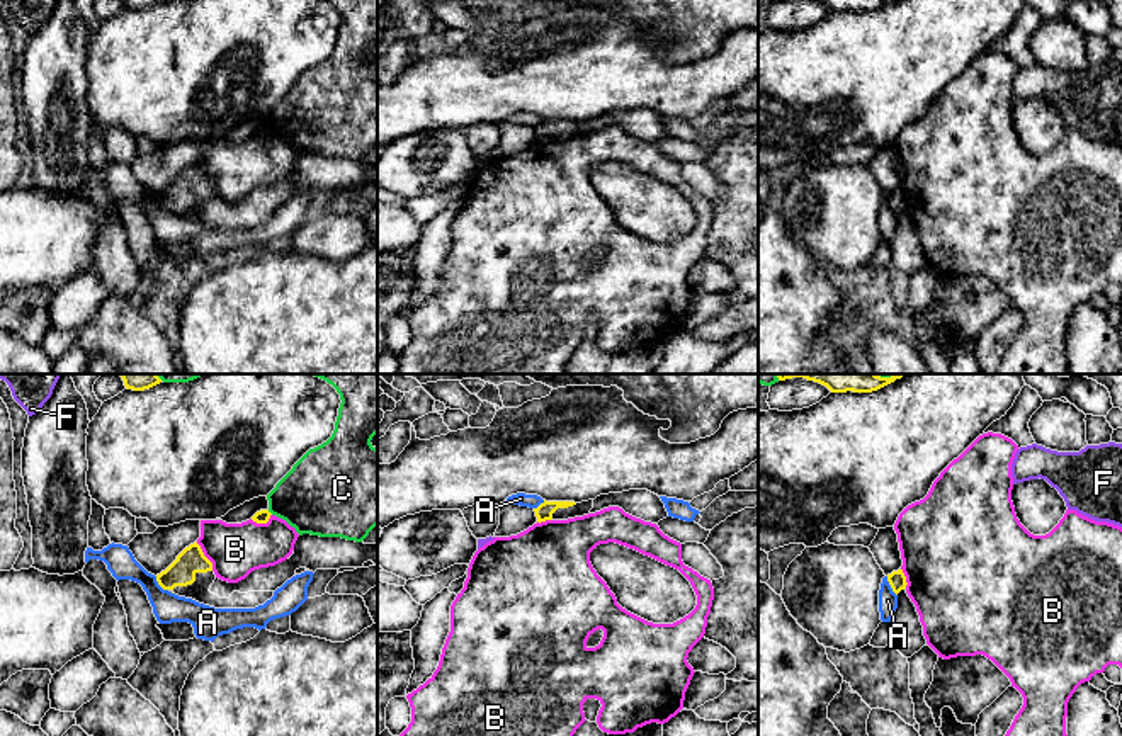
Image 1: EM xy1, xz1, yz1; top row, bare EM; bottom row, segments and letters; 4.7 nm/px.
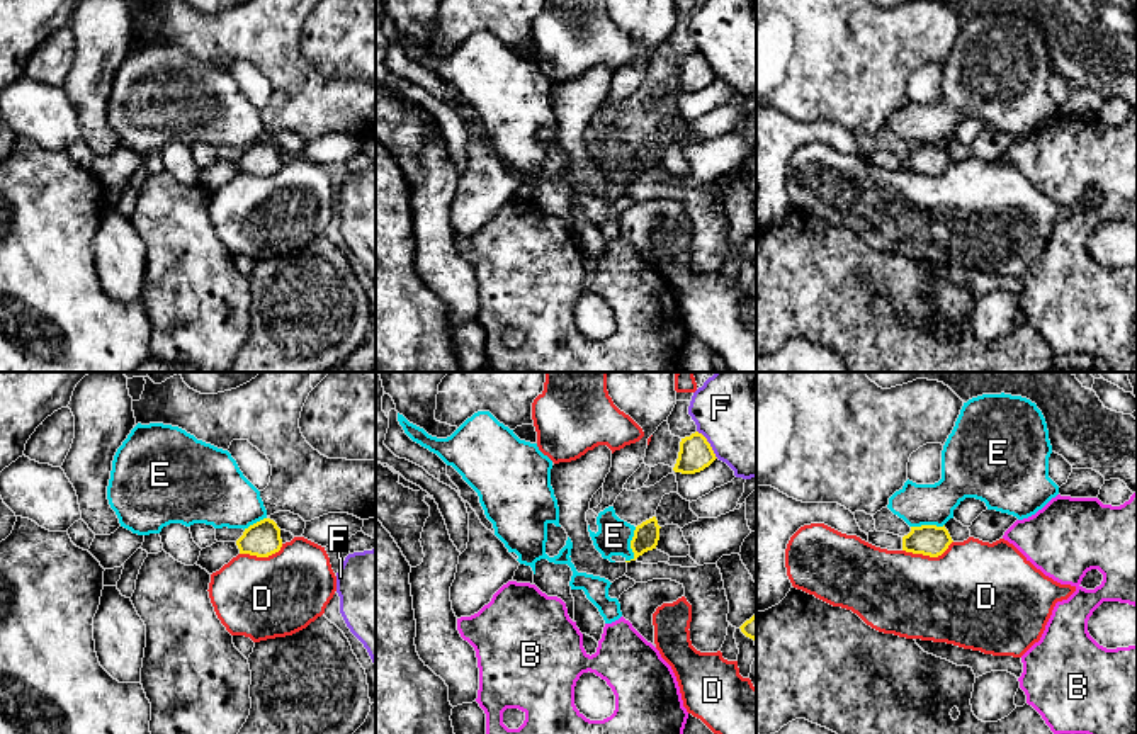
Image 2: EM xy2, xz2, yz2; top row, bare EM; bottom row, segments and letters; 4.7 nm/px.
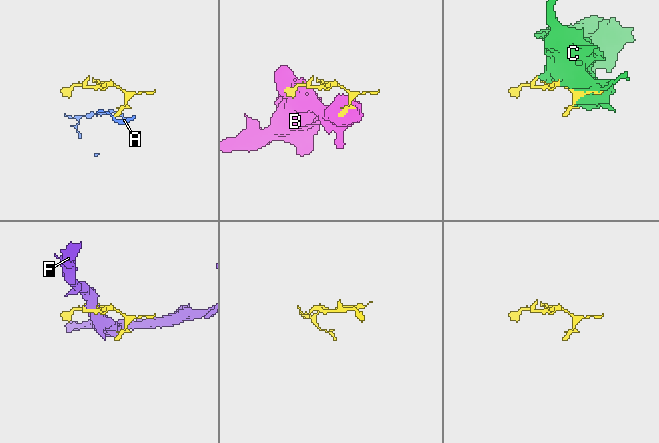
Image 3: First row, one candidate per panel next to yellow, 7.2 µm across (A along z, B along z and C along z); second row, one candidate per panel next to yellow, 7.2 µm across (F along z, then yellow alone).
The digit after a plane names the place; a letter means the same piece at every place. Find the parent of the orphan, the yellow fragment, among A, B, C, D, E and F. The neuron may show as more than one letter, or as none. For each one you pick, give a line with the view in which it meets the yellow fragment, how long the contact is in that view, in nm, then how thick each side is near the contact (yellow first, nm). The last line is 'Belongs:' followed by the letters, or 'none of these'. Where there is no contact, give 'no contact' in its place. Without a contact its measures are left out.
Belongs: none of these

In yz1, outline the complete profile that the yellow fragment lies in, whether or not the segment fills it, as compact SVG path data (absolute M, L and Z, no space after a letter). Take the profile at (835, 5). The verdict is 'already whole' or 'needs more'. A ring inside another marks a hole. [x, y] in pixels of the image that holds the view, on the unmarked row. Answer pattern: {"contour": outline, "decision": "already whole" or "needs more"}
{"contour": "M814 0L826 5L831 12L872 12L894 0Z", "decision": "already whole"}

